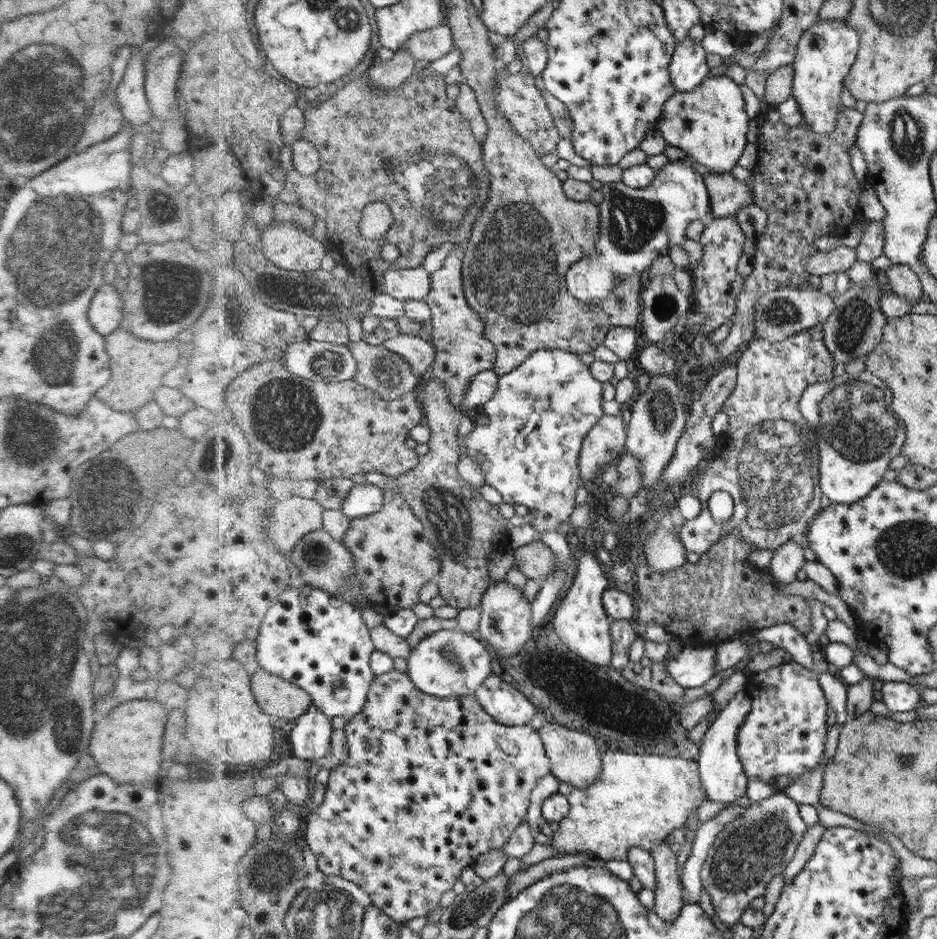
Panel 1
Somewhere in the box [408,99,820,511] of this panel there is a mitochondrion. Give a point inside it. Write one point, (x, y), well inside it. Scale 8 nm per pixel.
(514, 267)

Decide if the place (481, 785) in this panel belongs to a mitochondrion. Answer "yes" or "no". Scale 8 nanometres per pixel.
no

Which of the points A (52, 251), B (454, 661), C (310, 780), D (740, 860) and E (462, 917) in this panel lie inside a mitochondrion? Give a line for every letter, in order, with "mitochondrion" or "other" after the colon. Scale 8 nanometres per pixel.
A: mitochondrion
B: mitochondrion
C: other
D: mitochondrion
E: mitochondrion

